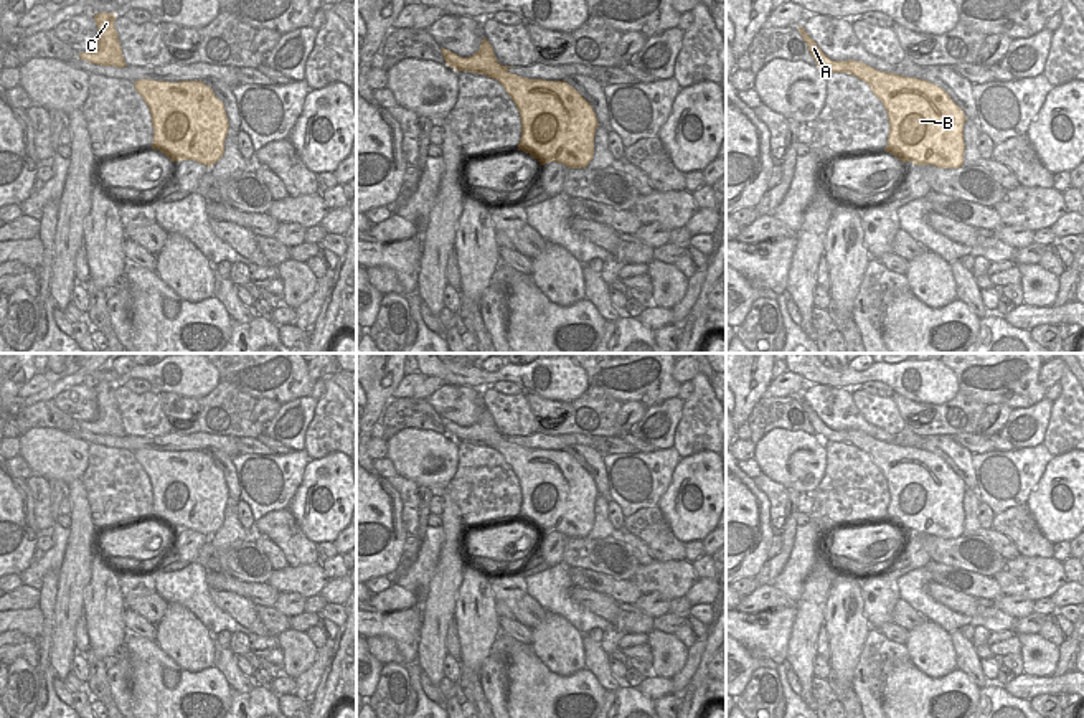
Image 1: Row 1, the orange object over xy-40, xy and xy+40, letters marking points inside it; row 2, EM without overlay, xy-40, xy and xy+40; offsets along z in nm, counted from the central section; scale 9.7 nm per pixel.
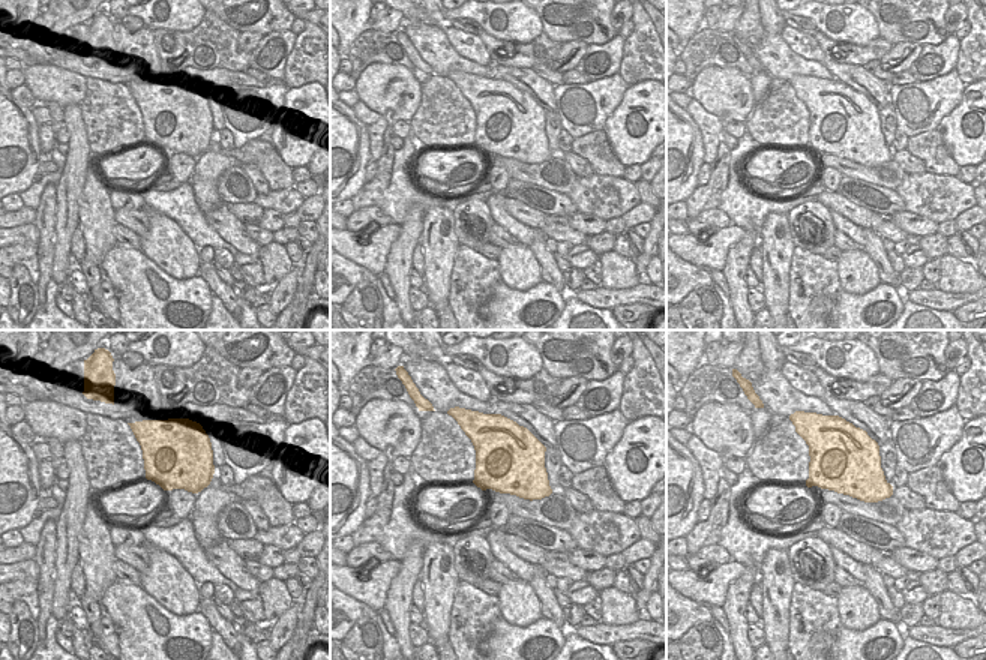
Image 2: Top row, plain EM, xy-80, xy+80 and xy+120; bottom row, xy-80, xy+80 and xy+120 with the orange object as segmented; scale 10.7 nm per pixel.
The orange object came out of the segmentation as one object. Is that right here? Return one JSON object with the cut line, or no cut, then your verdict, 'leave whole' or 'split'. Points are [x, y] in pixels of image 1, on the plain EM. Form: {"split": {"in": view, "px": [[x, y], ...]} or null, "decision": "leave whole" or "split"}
{"split": null, "decision": "leave whole"}

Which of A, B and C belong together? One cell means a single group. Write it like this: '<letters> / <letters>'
A B C

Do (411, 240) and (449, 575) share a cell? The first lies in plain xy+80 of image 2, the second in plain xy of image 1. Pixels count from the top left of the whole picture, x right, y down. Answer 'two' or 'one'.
one

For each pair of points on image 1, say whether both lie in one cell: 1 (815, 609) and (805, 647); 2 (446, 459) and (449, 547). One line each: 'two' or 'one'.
1: one
2: two

